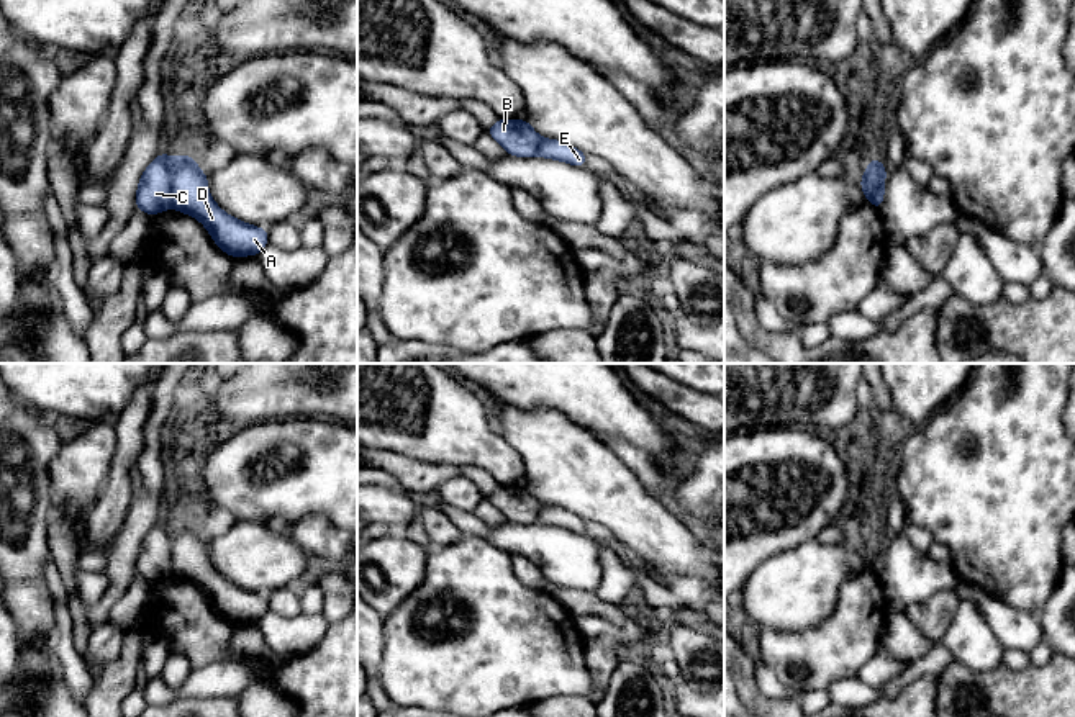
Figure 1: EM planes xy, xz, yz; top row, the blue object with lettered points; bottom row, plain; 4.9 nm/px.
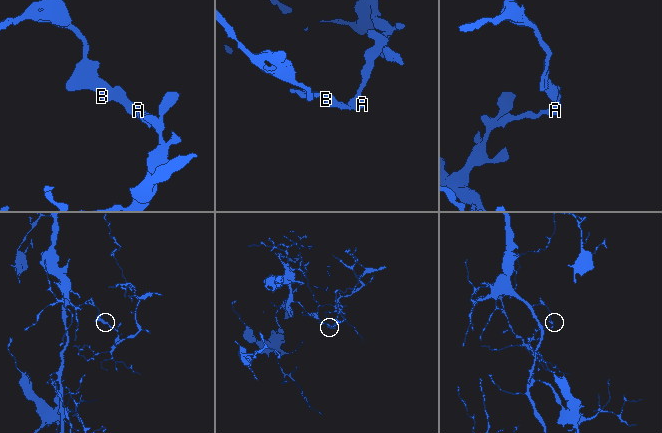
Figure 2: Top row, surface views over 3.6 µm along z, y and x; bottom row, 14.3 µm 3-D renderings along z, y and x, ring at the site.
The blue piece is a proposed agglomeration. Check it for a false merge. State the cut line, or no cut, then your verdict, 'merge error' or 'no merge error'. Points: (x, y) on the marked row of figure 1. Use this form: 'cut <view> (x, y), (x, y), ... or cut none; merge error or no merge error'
cut xy (174, 159), (172, 203), (169, 207); merge error

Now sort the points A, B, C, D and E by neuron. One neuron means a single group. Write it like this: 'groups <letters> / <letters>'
groups A D E / B C

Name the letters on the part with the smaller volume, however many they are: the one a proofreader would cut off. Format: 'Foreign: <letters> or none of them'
Foreign: A, D, E

